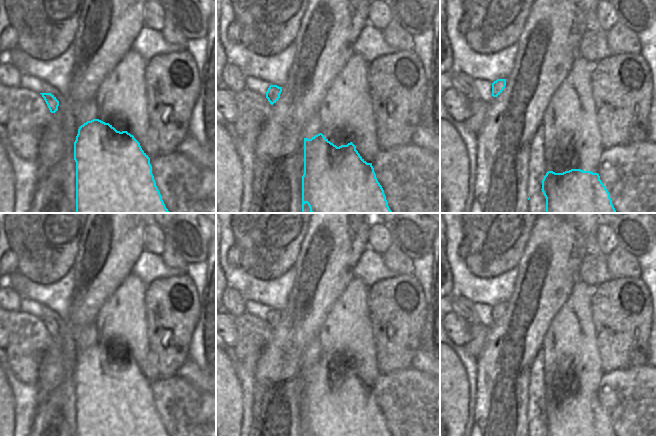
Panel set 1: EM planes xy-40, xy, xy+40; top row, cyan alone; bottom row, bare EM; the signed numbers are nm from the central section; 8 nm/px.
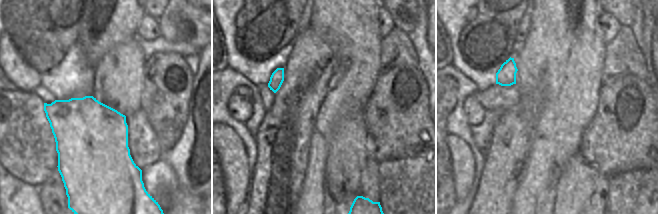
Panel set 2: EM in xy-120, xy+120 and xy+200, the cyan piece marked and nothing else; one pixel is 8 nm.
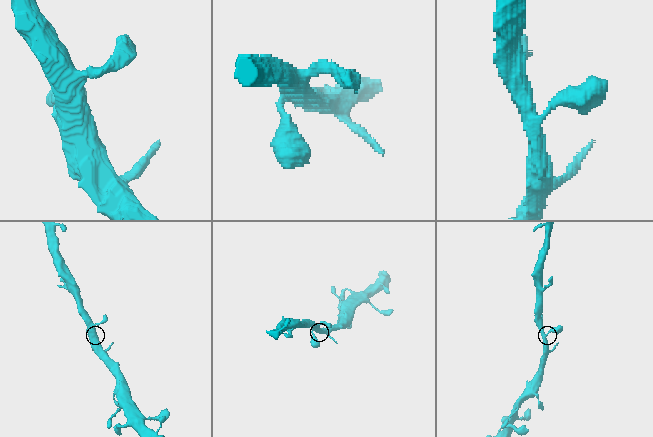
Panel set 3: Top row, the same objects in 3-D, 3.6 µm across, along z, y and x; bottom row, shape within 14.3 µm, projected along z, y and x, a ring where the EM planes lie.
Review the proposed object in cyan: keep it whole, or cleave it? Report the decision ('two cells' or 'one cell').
one cell

